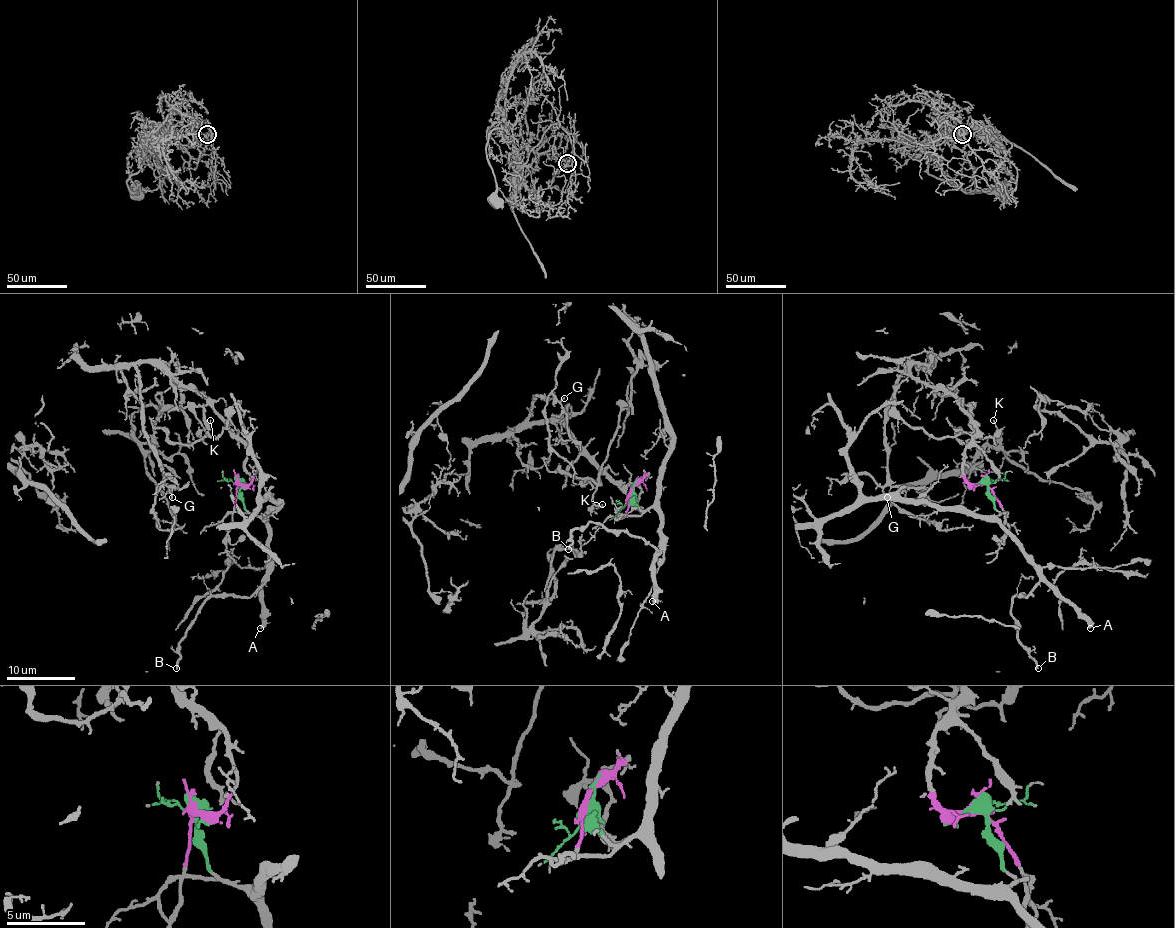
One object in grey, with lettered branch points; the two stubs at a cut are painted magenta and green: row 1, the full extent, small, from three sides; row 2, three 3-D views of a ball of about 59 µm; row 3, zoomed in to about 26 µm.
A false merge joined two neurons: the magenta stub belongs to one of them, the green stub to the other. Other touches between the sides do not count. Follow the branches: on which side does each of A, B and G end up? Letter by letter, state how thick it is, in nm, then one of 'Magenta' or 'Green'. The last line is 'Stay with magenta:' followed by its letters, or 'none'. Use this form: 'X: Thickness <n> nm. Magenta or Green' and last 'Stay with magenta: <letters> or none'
A: Thickness 360 nm. Green
B: Thickness 240 nm. Green
G: Thickness 130 nm. Magenta
Stay with magenta: G

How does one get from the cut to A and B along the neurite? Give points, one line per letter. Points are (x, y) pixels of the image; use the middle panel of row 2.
A: (631, 495), (643, 511), (653, 507), (660, 516), (660, 553), (655, 562), (655, 598), (651, 601)
B: (631, 495), (643, 511), (653, 507), (660, 516), (656, 550), (641, 536), (597, 523), (576, 528), (568, 548)

